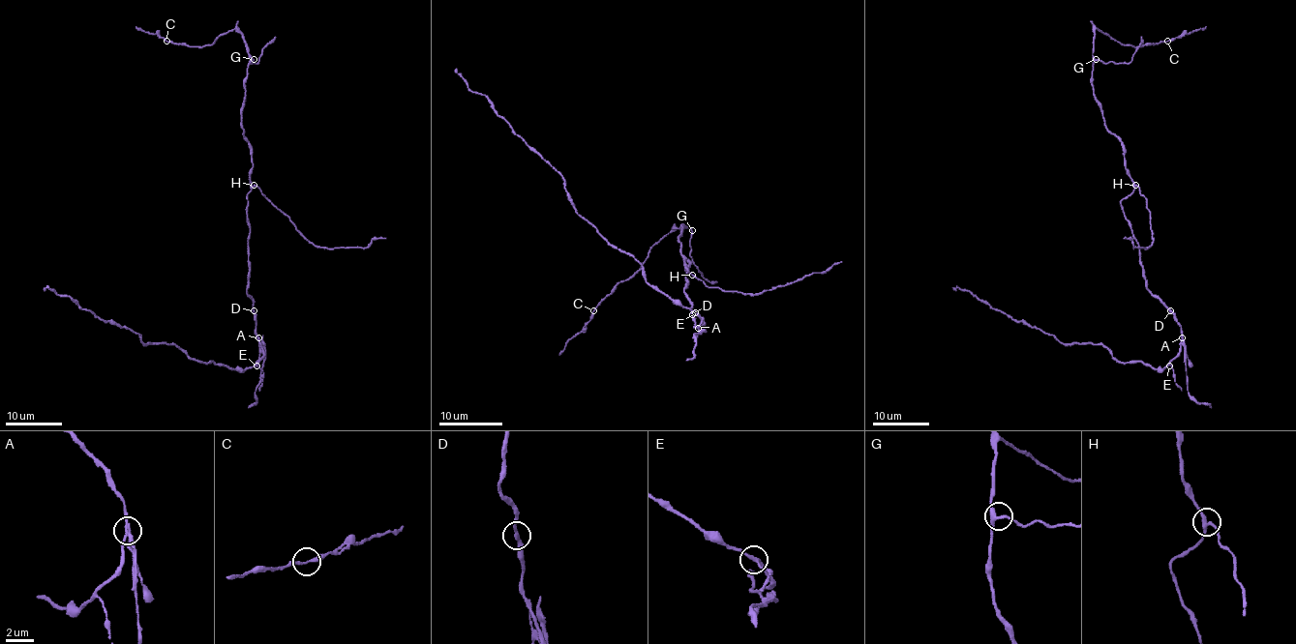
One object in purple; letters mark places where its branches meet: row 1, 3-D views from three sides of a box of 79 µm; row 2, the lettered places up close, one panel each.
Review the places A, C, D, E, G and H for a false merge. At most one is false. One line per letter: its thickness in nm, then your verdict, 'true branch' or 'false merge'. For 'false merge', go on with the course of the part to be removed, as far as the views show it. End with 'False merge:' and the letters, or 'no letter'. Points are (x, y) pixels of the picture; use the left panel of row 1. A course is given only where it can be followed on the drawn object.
A: calibre 190 nm; false merge; course (258, 337), (263, 365), (255, 402), (248, 408)
C: calibre 200 nm; true branch
D: calibre 240 nm; true branch
E: calibre 200 nm; true branch
G: calibre 280 nm; true branch
H: calibre 240 nm; true branch
False merge: A

